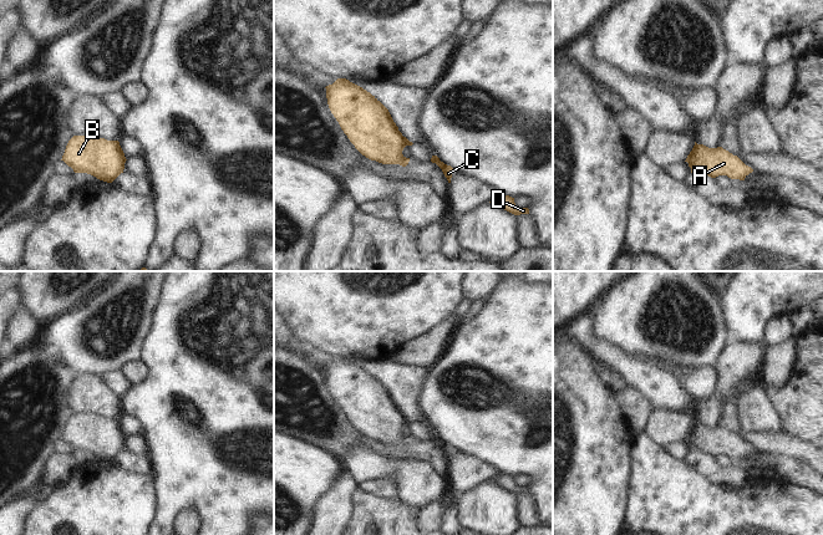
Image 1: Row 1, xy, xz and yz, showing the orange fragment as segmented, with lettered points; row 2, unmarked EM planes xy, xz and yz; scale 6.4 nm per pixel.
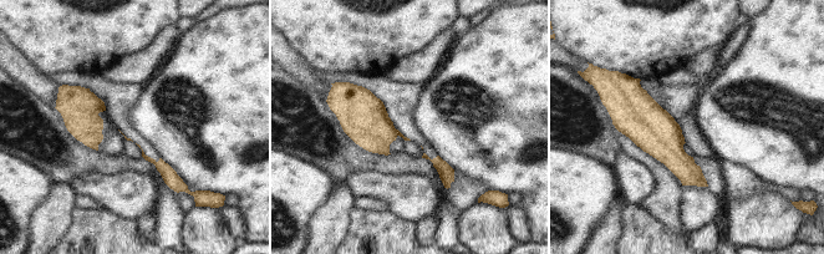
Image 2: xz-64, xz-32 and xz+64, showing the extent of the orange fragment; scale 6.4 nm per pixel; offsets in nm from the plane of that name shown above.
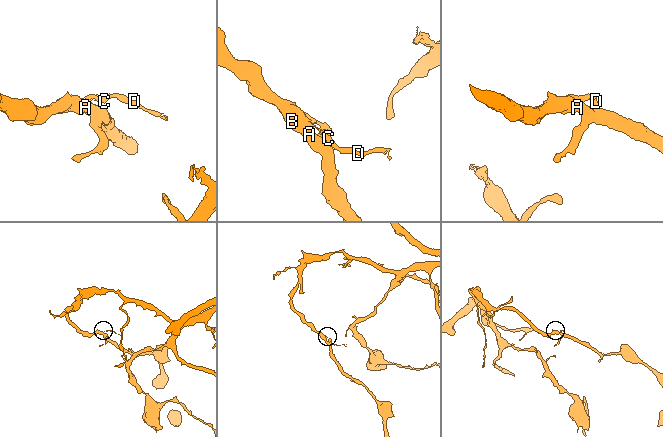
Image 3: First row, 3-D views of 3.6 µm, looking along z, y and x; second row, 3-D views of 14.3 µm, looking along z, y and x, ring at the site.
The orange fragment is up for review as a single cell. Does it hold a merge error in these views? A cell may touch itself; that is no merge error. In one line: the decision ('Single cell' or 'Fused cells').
Fused cells

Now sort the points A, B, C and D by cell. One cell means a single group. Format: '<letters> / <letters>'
A B / C D

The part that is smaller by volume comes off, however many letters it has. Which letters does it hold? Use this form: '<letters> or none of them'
C, D

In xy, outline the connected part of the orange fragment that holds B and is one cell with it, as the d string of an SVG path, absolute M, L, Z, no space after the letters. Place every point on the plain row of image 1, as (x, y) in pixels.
M73 414L61 439L75 452L87 452L112 462L123 452L127 438L118 419L107 419L97 414Z

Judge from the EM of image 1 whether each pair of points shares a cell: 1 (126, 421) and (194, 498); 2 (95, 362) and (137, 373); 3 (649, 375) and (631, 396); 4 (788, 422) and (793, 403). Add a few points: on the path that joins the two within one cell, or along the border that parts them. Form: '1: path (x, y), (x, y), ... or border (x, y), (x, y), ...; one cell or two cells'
1: border (125, 412), (140, 421), (143, 433); two cells
2: border (142, 360), (130, 362), (122, 371); two cells
3: border (628, 386), (638, 391), (654, 408); two cells
4: path (793, 417), (793, 408); one cell

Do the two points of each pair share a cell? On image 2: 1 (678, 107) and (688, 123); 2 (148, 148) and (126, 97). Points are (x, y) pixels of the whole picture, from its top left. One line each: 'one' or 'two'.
1: two
2: one

